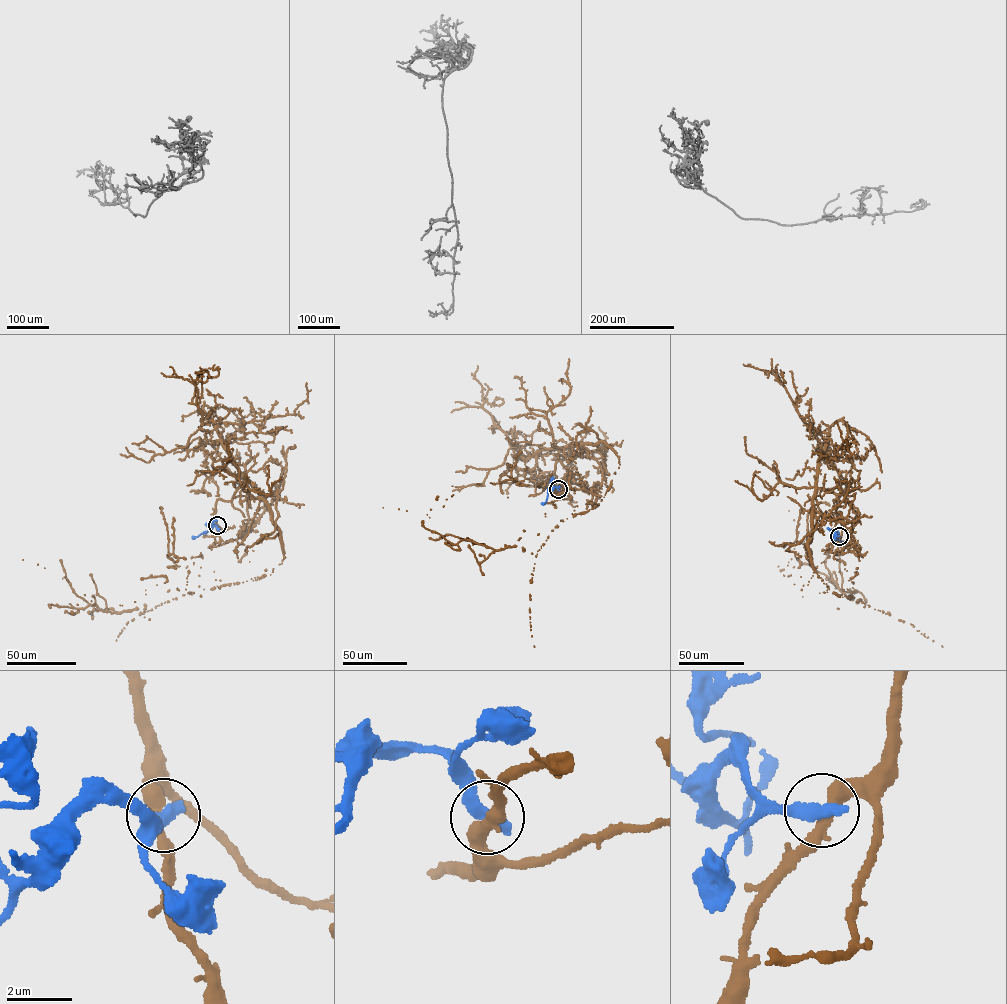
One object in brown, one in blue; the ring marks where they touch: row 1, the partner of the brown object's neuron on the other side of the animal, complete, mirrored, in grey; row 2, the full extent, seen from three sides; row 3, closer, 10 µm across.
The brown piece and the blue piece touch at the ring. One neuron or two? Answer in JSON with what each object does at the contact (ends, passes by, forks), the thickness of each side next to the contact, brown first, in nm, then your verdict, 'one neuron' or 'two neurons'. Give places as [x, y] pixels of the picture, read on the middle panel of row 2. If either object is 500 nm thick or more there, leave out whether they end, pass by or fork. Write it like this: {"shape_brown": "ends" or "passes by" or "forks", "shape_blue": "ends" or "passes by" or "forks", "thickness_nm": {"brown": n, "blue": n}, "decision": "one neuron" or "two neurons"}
{"shape_brown": "passes by", "shape_blue": "ends", "thickness_nm": {"brown": 360, "blue": 480}, "decision": "two neurons"}

